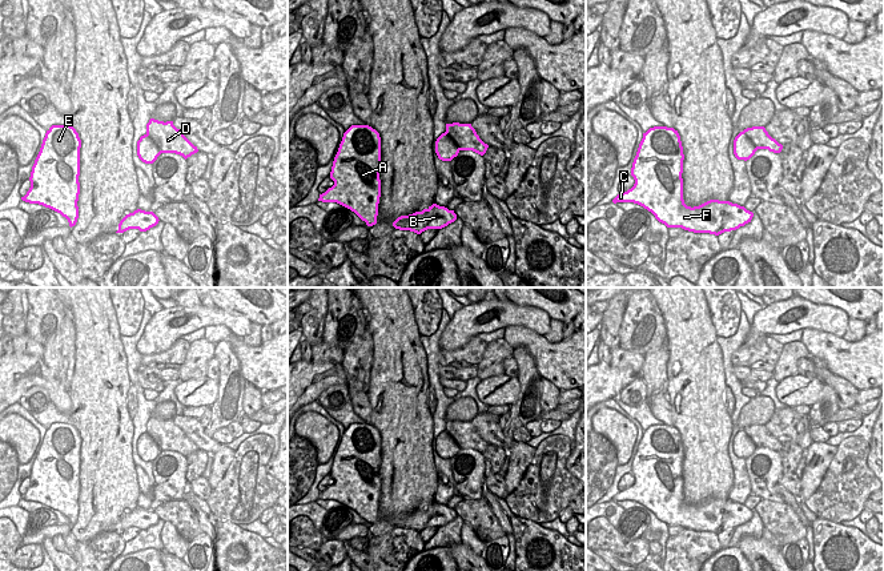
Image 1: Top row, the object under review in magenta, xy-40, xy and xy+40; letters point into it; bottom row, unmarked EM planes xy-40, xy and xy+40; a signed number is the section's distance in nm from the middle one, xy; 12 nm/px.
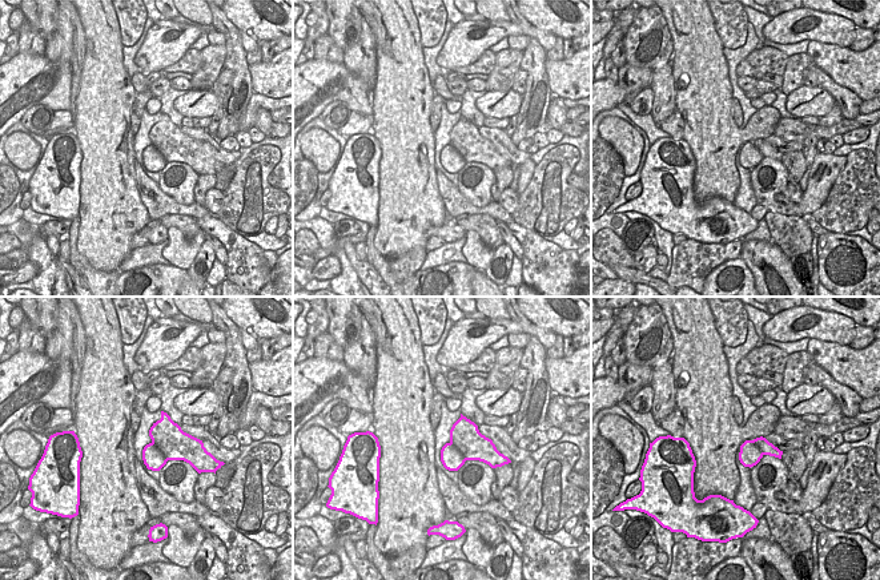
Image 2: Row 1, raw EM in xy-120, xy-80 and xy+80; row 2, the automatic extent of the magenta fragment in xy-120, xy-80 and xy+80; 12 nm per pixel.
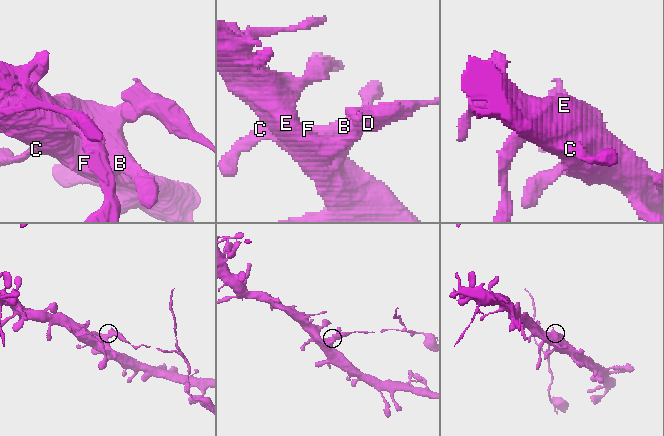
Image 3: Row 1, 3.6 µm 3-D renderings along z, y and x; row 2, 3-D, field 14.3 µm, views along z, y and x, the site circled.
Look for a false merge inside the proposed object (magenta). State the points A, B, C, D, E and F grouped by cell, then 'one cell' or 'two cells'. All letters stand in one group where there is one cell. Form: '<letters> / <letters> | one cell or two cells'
A B C E F / D | two cells

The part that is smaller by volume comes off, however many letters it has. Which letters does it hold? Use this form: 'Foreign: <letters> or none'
Foreign: D

